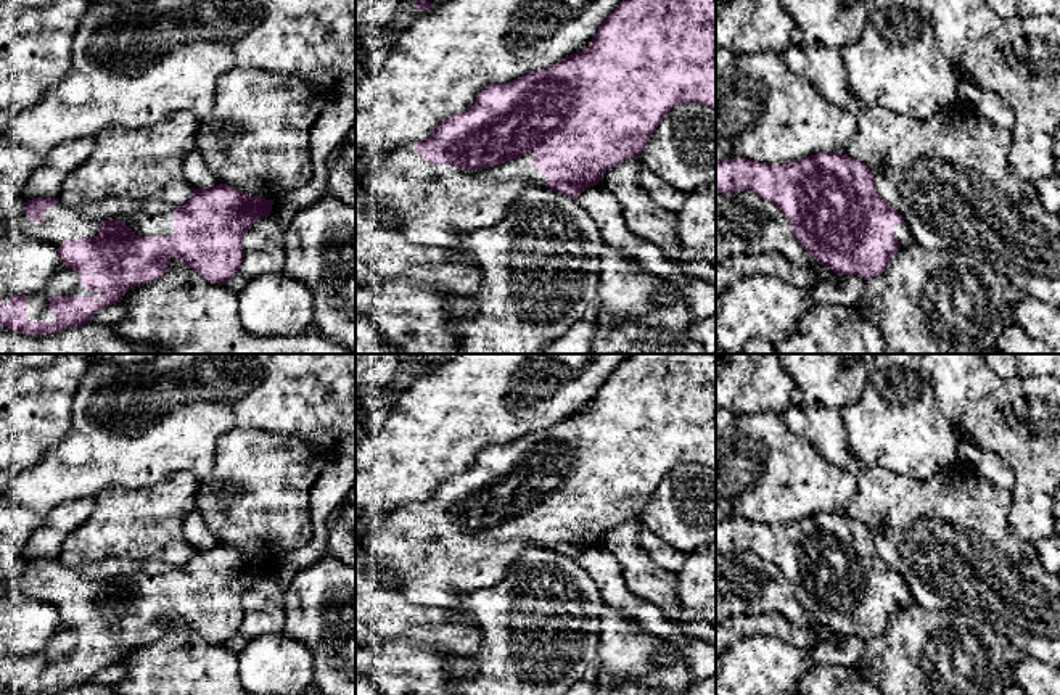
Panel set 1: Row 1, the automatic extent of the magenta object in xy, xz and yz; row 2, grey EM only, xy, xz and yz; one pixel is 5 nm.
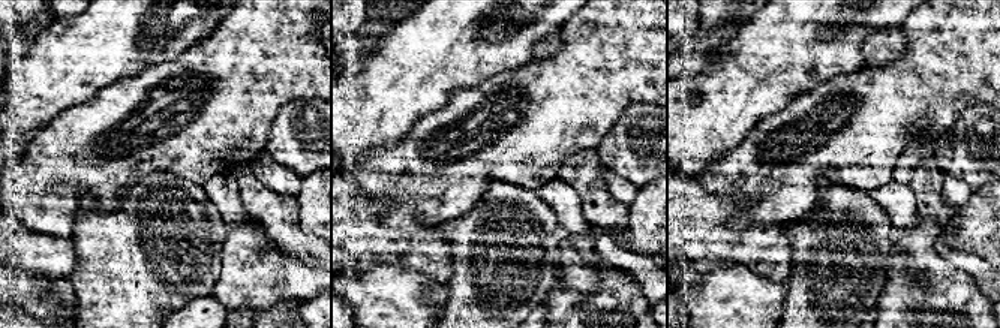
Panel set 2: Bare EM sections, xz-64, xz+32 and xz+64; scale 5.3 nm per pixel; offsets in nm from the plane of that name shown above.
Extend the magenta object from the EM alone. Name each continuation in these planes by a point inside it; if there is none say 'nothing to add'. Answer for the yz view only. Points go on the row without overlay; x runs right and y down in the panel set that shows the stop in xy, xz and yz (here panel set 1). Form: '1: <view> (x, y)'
1: yz (901, 592)

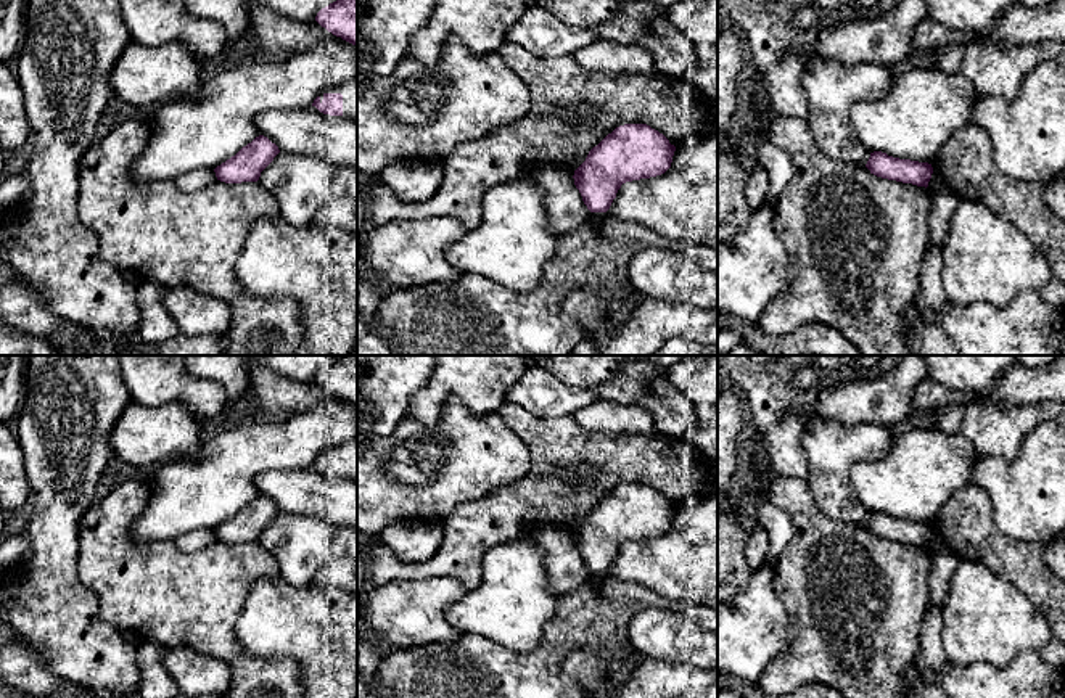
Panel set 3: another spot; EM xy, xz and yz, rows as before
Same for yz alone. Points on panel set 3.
nothing to add

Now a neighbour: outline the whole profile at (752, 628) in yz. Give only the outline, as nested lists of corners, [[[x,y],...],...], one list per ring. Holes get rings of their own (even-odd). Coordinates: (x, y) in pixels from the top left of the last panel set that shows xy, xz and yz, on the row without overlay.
[[[771,565],[751,573],[746,587],[718,606],[718,672],[759,685],[766,666],[788,650],[788,613],[775,592]]]

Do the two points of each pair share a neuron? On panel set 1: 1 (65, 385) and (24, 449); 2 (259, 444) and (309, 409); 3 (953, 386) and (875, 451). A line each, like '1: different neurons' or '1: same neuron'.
1: same neuron
2: different neurons
3: different neurons

